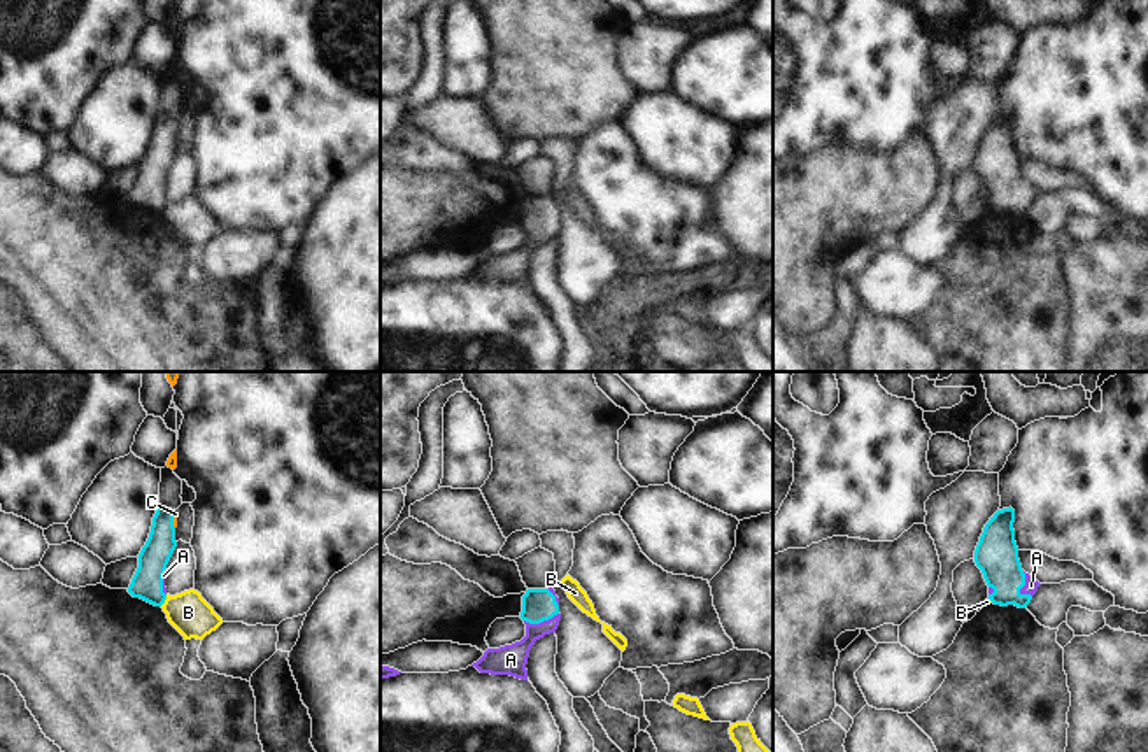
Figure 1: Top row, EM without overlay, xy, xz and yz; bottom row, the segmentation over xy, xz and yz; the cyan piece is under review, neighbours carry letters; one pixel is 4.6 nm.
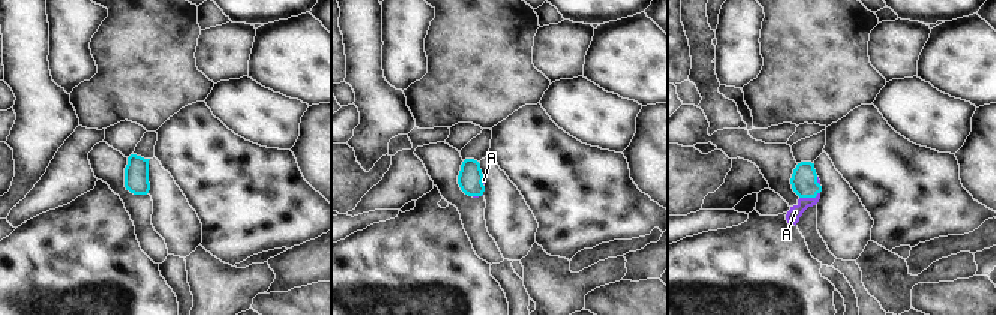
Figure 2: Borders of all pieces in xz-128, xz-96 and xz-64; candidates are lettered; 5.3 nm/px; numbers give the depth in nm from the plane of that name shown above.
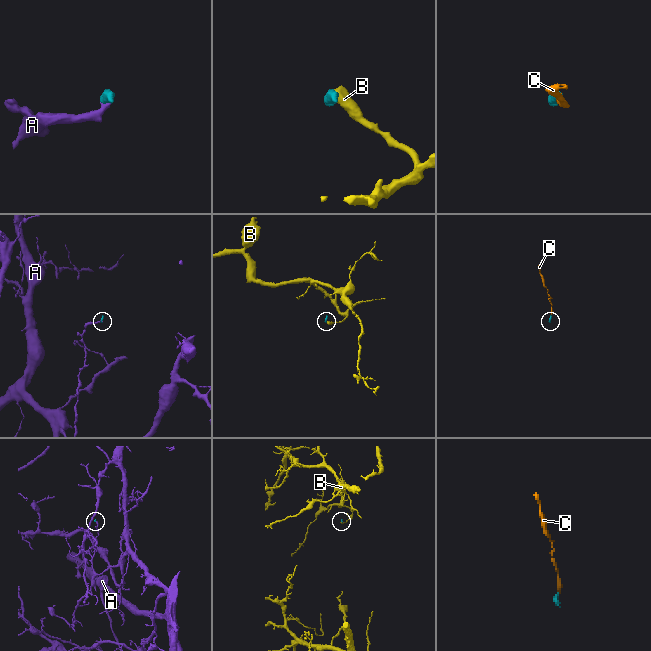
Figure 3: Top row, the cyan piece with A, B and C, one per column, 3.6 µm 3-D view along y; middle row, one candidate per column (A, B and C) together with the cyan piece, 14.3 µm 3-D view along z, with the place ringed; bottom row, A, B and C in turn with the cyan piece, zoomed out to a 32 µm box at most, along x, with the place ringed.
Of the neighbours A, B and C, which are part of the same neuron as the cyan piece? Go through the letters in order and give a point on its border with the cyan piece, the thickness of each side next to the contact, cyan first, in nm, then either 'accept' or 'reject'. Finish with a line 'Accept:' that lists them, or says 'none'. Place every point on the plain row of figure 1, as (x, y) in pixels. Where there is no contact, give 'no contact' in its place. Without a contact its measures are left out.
A: contact xz (540, 228); calibres 150 and 140 nm; accept
B: contact xy (165, 205); calibres 140 and 190 nm; reject
C: contact xy (172, 128); calibres 140 and 20 nm; accept
Accept: A, C

